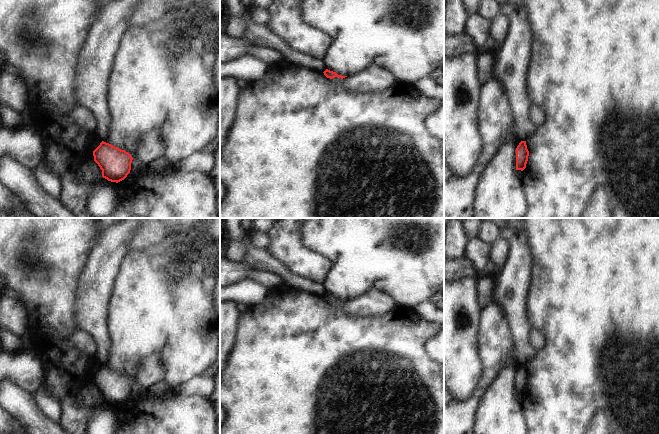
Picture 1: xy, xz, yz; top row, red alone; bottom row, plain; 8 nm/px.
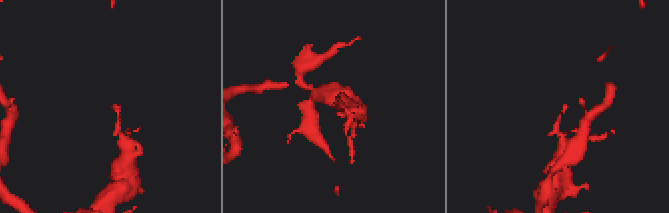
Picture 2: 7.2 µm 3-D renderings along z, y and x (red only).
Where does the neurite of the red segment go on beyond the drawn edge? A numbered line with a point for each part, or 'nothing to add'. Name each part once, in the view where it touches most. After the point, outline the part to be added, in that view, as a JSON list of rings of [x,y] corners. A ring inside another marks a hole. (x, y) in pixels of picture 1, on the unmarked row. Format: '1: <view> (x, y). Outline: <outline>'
nothing to add.

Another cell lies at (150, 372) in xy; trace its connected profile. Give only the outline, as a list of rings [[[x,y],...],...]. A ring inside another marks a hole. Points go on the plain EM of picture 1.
[[[159,353],[151,354],[141,360],[136,373],[136,382],[144,392],[147,392],[151,386],[163,380],[163,374]]]

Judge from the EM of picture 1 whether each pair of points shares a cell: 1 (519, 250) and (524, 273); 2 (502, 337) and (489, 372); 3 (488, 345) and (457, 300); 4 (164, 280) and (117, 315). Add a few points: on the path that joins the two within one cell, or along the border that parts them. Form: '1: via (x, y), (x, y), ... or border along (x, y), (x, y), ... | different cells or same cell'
1: via (519, 256), (519, 267) | same cell
2: via (496, 346), (493, 363) | same cell
3: border along (482, 309), (478, 333), (479, 354) | different cells
4: via (152, 286), (129, 309) | same cell

